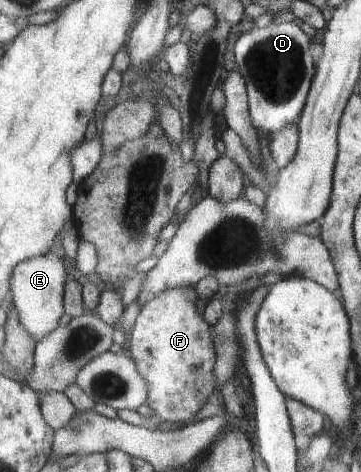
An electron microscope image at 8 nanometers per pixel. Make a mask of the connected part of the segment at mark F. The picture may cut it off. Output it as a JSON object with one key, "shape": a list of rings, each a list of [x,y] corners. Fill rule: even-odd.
{"shape":[[[197,286],[171,289],[142,307],[133,327],[130,351],[141,375],[149,383],[148,405],[153,411],[153,419],[186,425],[209,403],[211,395],[217,391],[218,352],[213,339],[213,326],[203,315],[204,300],[196,290]]]}

